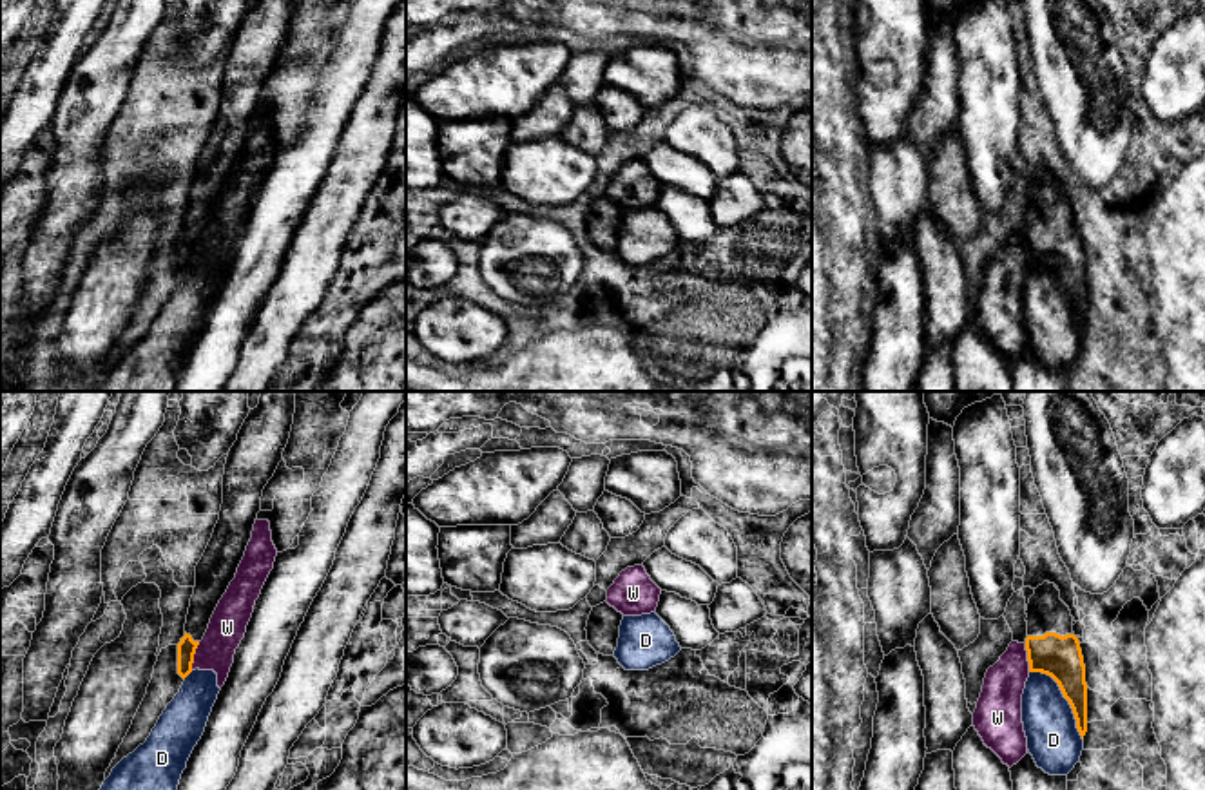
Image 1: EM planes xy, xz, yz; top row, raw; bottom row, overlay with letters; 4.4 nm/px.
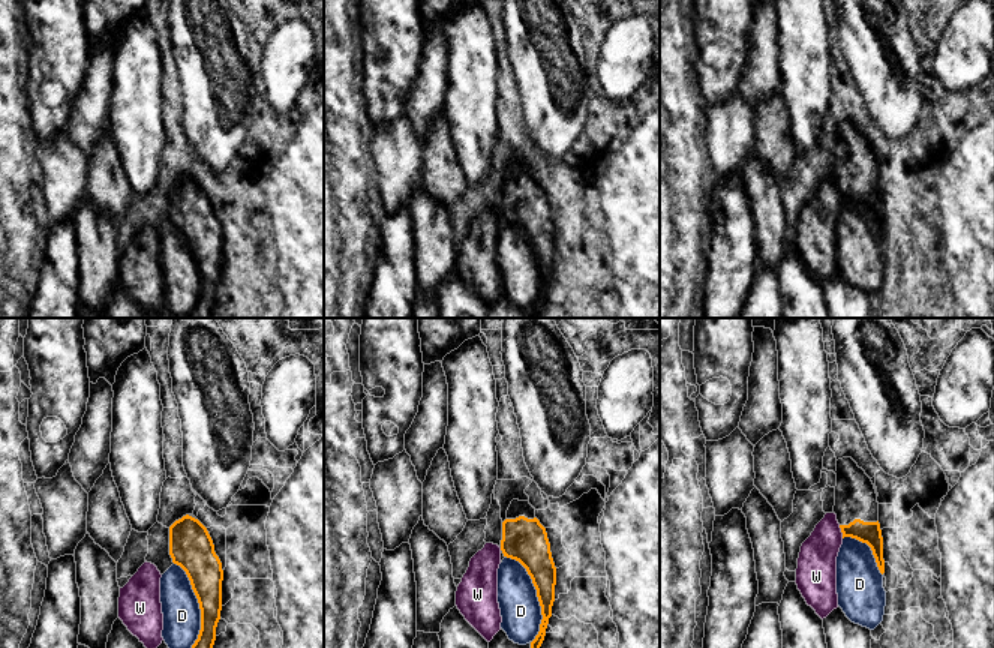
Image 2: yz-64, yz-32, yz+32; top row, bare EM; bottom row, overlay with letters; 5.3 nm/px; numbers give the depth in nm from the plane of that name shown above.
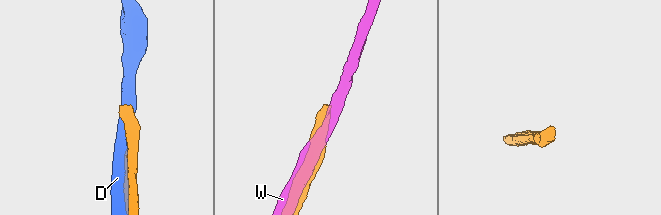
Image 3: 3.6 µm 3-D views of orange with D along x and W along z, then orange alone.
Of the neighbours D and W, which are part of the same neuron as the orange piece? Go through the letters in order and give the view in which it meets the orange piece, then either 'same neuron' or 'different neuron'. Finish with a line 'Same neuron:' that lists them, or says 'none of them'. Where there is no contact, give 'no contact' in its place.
D: yz | different neuron
W: xy | different neuron
Same neuron: none of them

